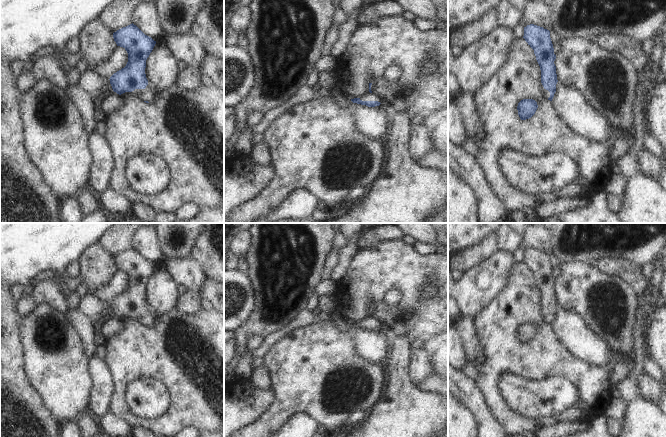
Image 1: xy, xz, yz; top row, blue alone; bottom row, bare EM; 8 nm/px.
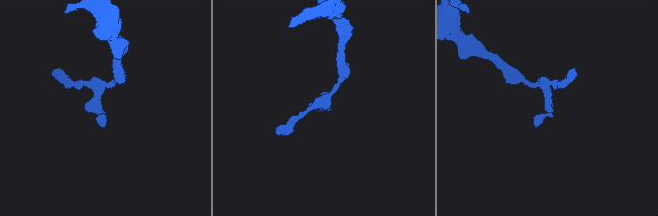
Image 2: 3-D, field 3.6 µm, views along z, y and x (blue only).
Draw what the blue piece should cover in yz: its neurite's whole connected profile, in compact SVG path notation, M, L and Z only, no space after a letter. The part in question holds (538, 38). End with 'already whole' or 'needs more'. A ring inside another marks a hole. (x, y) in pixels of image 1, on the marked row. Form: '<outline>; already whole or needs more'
M530 24L524 27L523 38L534 50L536 60L541 70L541 83L544 87L544 96L552 101L556 92L557 74L554 61L553 44L550 38L550 31L543 27Z; needs more

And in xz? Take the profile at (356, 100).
M369 83L369 92L368 93L366 93L365 95L363 95L360 98L351 99L351 101L353 103L366 105L368 107L379 106L383 102L383 99L371 91L371 85L372 85L372 83Z; needs more

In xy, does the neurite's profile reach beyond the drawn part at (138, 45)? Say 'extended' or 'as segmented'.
extended

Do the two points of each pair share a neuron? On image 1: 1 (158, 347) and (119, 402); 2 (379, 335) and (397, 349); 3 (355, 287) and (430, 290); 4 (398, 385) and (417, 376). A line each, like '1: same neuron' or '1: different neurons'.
1: same neuron
2: different neurons
3: different neurons
4: different neurons

